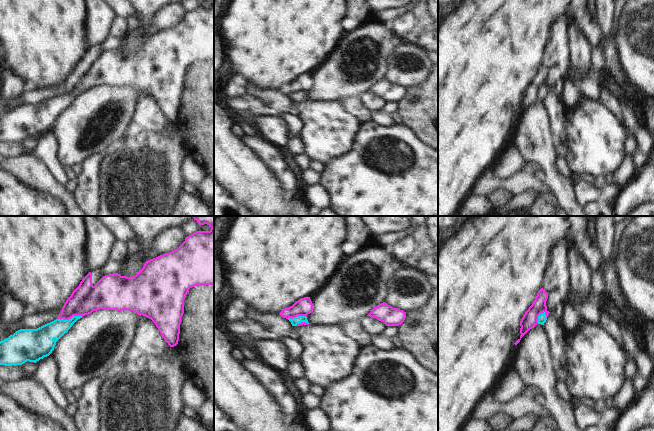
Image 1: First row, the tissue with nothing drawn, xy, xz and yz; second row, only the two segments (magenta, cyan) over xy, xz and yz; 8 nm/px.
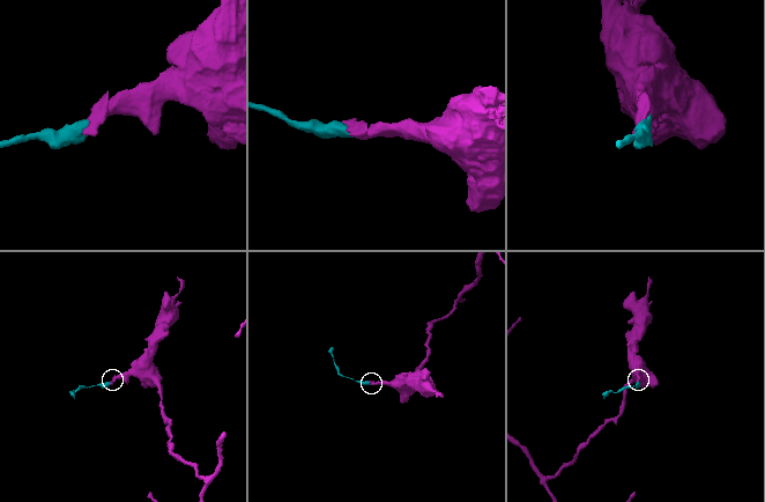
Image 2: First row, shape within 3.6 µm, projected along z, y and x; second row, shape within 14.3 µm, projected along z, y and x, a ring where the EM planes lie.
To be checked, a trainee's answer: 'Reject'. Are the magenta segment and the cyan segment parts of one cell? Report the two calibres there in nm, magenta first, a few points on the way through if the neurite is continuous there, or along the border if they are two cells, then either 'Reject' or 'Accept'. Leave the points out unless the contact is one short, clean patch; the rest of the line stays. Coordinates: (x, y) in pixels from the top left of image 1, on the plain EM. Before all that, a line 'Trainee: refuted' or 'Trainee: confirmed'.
Trainee: refuted
Thickness 240 nm (magenta) against 170 nm. Path across: xy (86, 74), (69, 94), (55, 106), (44, 112). Accept.

